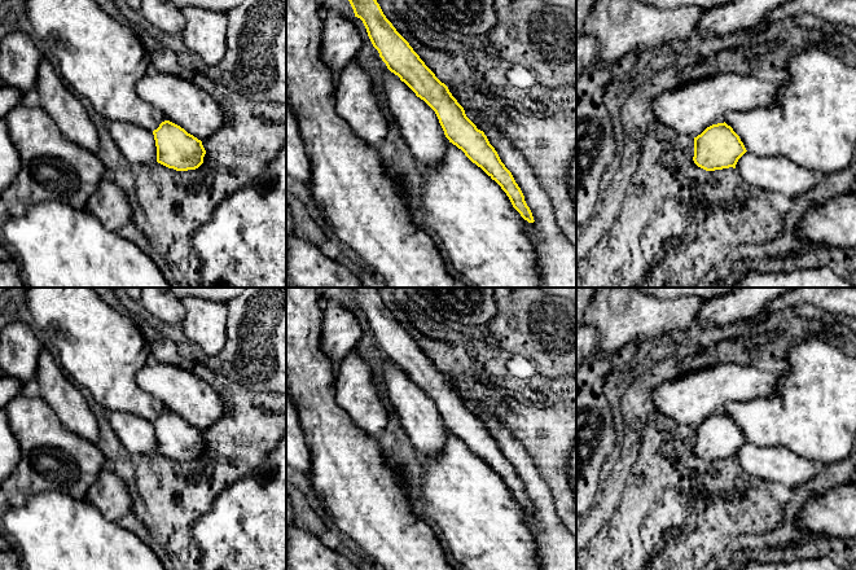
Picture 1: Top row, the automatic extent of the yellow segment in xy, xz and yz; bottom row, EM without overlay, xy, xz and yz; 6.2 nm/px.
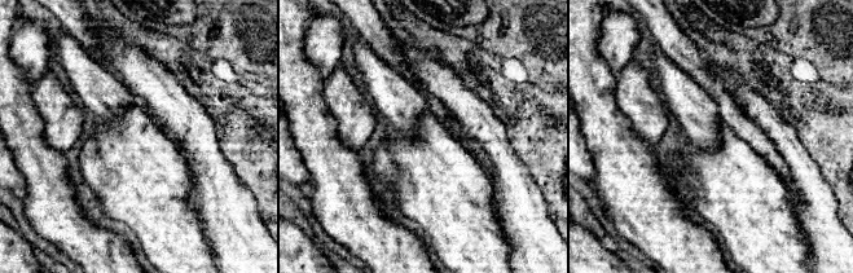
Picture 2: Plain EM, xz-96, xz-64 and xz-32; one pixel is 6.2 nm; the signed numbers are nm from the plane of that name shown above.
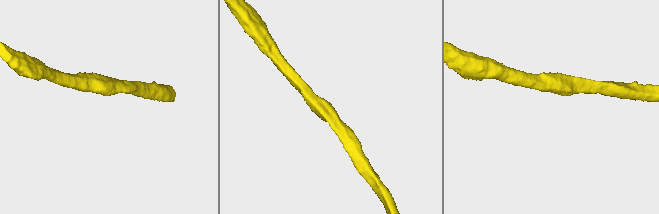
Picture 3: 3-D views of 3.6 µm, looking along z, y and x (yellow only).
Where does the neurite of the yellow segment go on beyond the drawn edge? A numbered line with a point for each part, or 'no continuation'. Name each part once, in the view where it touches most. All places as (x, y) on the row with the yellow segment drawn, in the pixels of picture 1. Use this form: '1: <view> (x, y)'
1: xz (556, 257)

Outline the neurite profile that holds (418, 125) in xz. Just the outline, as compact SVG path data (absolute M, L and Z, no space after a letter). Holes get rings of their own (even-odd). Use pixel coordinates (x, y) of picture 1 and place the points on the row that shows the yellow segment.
M390 70L382 73L385 105L418 163L438 166L447 137L435 111Z

